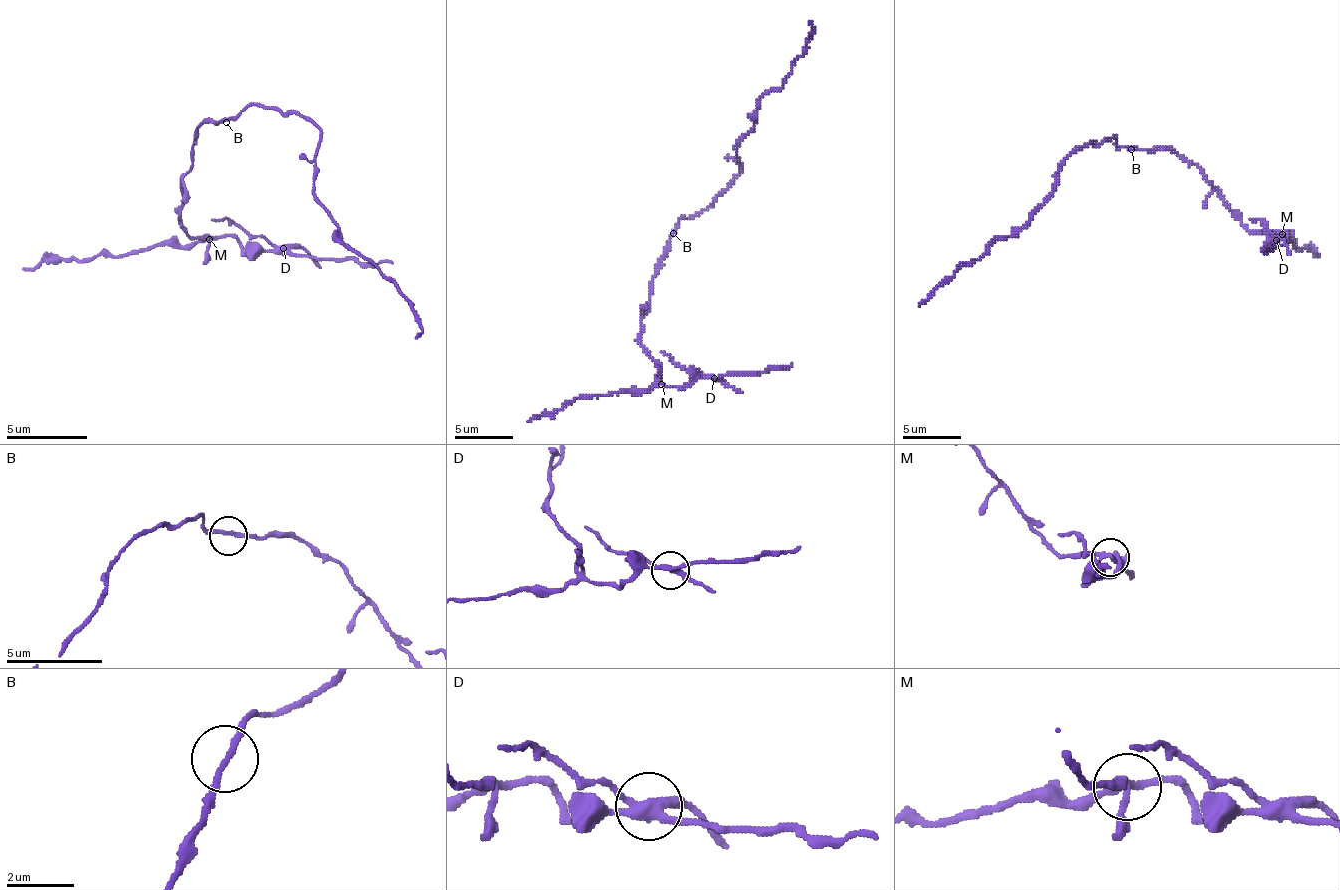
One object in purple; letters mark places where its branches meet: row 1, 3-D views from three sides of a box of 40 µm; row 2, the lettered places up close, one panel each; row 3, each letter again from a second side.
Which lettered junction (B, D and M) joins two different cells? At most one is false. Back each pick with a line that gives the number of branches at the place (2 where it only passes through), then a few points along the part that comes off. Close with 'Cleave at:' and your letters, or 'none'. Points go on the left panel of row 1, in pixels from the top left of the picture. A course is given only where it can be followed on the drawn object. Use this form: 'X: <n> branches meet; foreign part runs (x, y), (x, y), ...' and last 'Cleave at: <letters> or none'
D: 4 branches meet; foreign part runs (282, 247), (209, 218)
Cleave at: D

